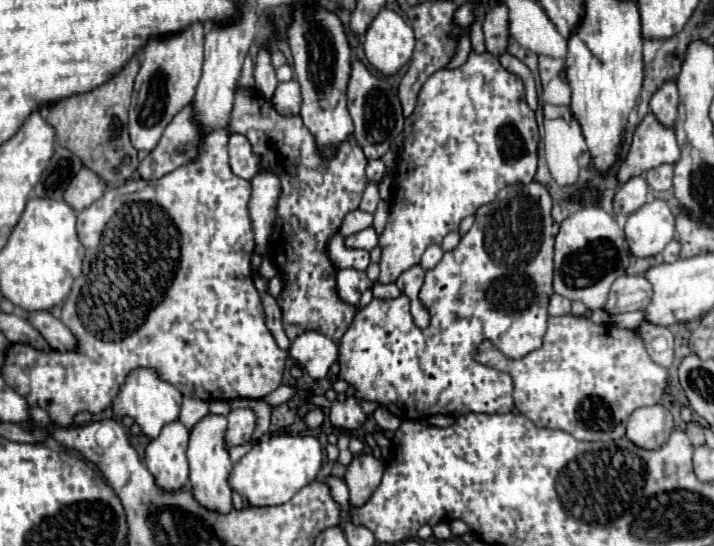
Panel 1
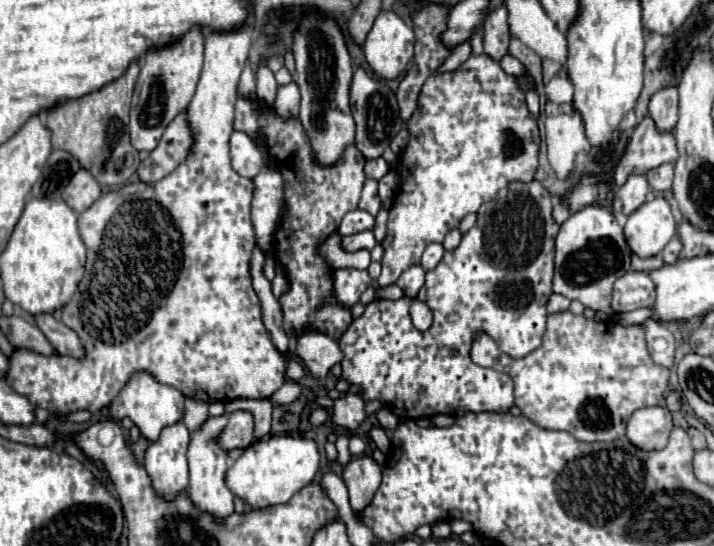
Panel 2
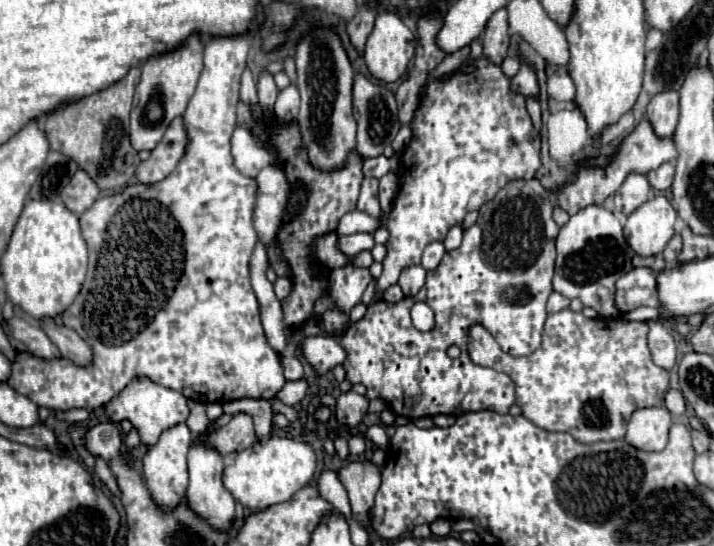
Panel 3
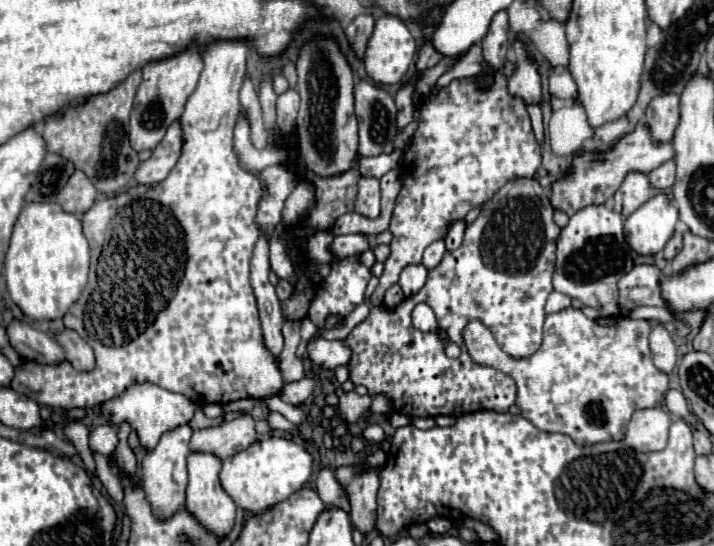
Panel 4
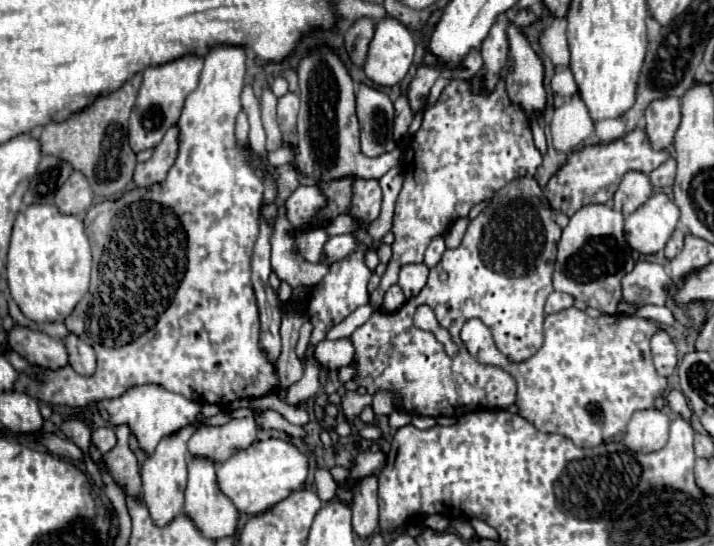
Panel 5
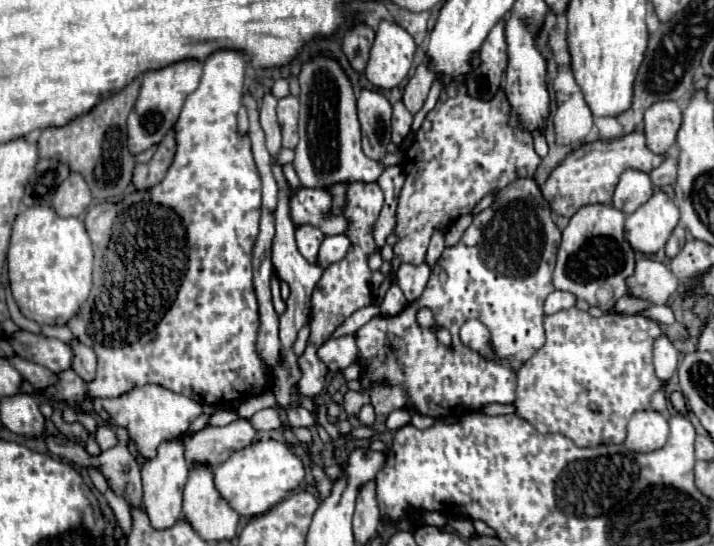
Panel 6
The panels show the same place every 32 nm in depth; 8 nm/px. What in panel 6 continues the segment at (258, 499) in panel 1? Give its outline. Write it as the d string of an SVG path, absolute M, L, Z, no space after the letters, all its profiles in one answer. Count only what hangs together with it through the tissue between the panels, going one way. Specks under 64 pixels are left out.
M256 440L248 448L232 452L228 460L214 468L214 486L220 496L242 518L266 514L272 506L286 498L304 478L304 464L292 454L292 446L276 440Z

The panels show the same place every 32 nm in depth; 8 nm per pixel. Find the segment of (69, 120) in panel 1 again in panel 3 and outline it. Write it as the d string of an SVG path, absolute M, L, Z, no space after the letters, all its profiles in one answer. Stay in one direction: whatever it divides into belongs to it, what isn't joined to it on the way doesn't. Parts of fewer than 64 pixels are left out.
M132 68L120 82L104 92L86 96L74 104L54 110L46 116L44 134L50 142L50 150L62 152L72 158L80 170L84 170L100 190L120 190L128 186L134 176L140 158L128 140L128 116L132 108L132 96L140 82L140 70Z

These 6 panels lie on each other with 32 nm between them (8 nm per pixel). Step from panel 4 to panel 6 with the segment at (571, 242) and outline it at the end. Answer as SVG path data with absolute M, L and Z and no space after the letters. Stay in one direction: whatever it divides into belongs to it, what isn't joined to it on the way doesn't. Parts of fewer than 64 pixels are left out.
M590 204L582 206L562 232L554 270L554 288L572 292L590 306L600 306L604 312L610 312L618 298L628 292L626 280L634 274L634 268L634 248L624 238L624 214L614 206Z

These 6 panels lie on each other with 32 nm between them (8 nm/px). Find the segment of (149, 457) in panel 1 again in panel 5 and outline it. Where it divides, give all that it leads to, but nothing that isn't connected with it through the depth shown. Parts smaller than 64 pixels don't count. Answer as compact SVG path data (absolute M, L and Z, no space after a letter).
M200 422L188 424L184 432L176 432L176 436L166 436L154 456L146 458L142 464L142 498L144 504L154 520L156 526L168 526L176 516L182 514L182 504L184 504L184 488L186 488L186 442L194 434L196 428L200 428Z

